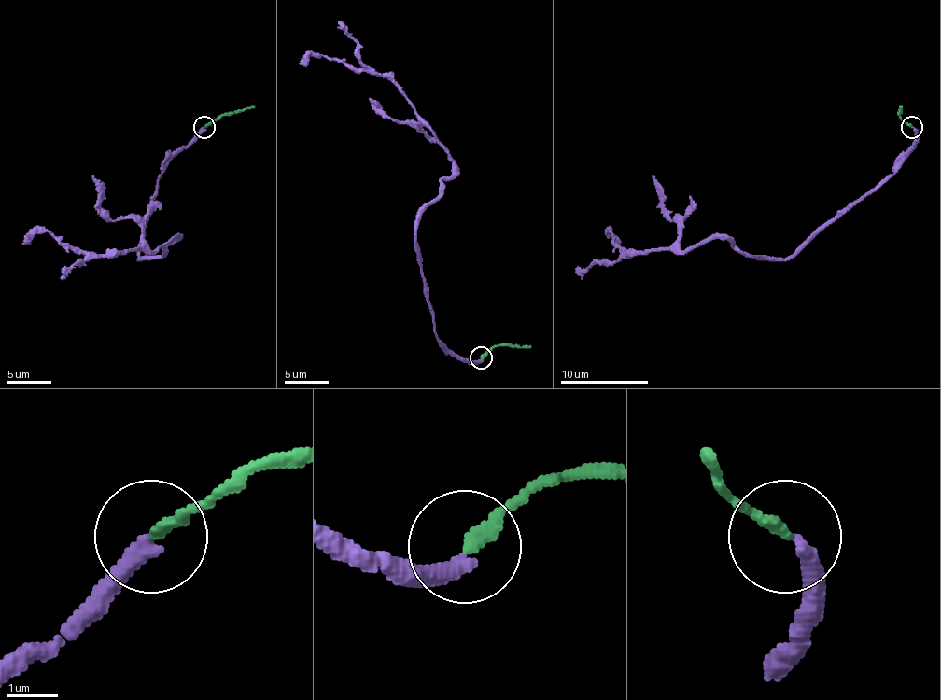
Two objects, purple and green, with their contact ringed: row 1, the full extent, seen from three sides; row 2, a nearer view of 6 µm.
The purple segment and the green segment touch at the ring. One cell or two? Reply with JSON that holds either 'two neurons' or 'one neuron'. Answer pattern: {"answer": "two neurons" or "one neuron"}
{"answer": "two neurons"}

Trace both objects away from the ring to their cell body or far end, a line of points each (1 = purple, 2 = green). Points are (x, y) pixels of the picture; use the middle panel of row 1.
1: (481, 359), (438, 337), (415, 236), (453, 173), (448, 151), (385, 76), (324, 55), (300, 63)
2: (481, 356), (498, 346), (531, 346)

